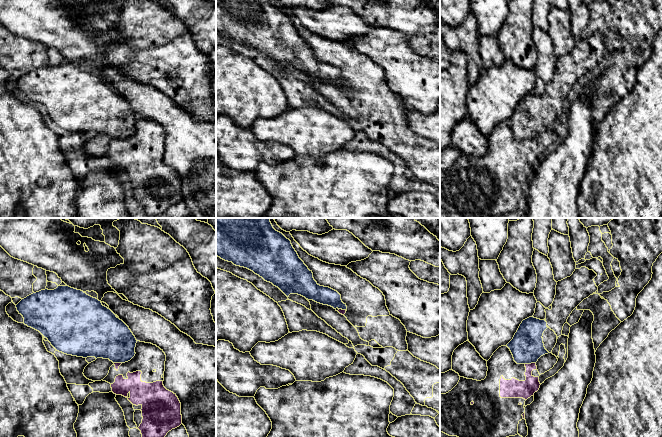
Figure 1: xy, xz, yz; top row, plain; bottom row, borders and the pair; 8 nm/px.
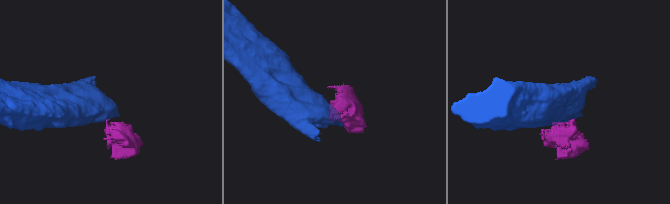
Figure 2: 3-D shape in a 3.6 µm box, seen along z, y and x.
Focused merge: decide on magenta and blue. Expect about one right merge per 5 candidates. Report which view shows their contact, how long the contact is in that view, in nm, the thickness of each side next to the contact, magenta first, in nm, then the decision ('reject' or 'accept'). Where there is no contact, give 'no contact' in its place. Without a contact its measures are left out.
contact in yz; length 90 nm; calibres 150 and 260 nm; reject

